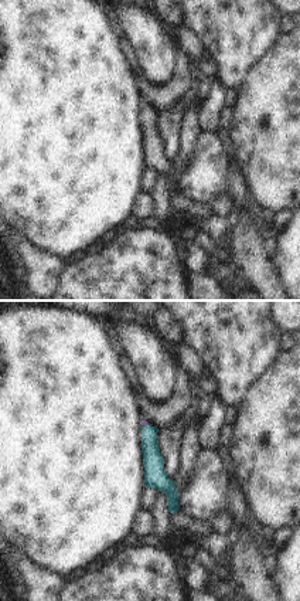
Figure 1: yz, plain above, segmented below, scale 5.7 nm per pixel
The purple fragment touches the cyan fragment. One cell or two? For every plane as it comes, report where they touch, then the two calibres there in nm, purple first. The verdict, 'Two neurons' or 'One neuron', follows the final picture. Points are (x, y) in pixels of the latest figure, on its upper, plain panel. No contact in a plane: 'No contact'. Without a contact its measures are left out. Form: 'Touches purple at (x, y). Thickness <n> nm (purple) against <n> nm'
Touches purple at (145, 108). Thickness 30 nm (purple) against 120 nm

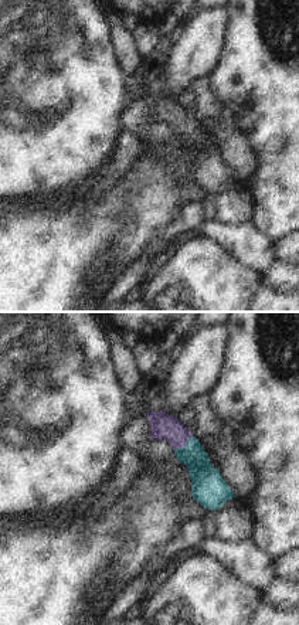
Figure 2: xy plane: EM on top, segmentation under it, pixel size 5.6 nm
Touches purple at (184, 128). Thickness 150 nm (purple) against 180 nm

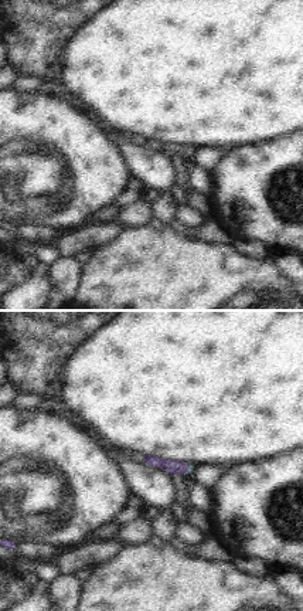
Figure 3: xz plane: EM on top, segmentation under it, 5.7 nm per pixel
Touches purple at (187, 152). Thickness 80 nm (purple) against 20 nm

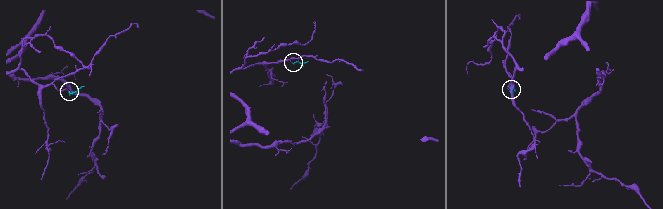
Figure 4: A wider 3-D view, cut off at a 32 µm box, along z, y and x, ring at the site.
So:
One neuron

